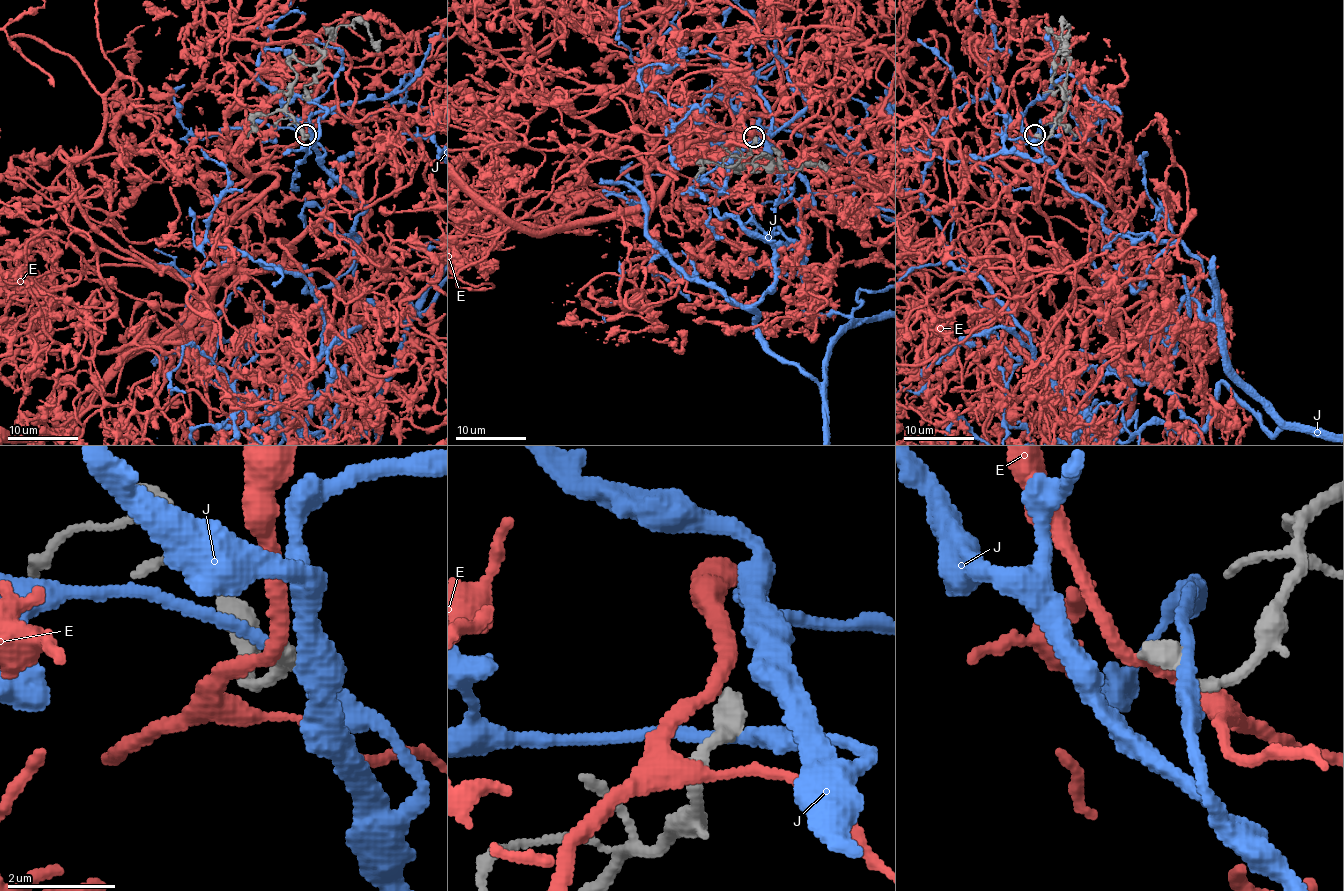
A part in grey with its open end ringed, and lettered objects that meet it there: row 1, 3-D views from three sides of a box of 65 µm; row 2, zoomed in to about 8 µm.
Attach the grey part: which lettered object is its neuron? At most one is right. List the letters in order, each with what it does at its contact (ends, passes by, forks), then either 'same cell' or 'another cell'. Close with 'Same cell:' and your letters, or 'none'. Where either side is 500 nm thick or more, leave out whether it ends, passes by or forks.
E: it passes by; another cell
J: it passes by; another cell
Same cell: none

